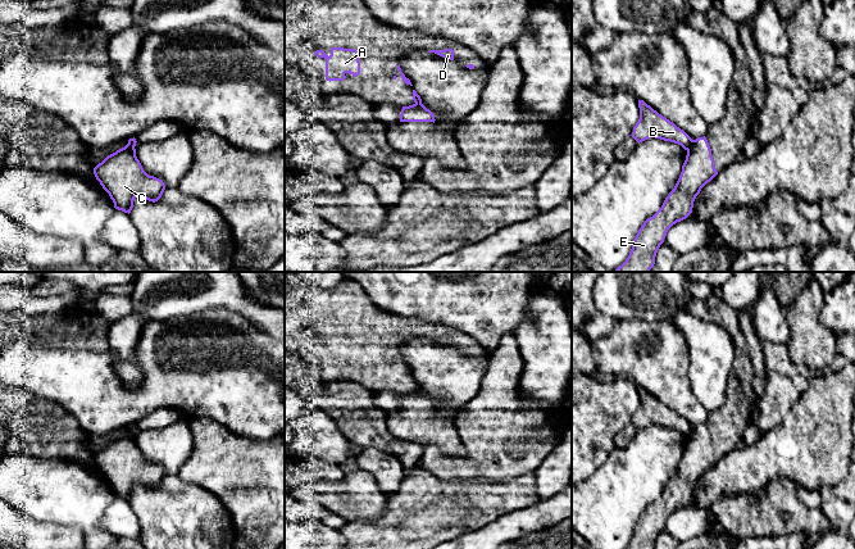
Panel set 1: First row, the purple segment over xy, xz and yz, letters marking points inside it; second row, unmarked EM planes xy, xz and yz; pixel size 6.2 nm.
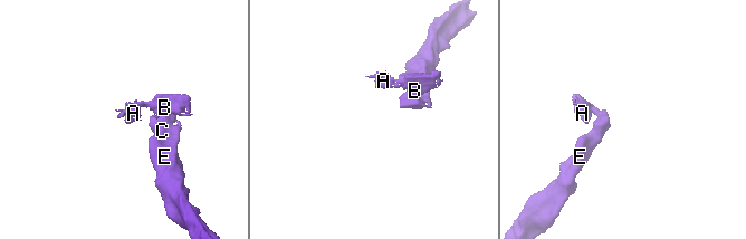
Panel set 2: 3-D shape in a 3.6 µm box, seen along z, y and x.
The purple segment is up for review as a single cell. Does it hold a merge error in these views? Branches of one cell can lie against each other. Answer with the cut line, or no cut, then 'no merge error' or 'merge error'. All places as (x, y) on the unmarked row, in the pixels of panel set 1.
yz (692, 427), (687, 438) | merge error

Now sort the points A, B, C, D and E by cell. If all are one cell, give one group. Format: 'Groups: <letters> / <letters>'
Groups: A B D / C E

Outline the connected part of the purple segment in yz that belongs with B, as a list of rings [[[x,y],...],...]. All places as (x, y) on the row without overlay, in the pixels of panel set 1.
[[[638,387],[640,407],[633,414],[632,425],[640,431],[650,425],[670,428],[688,437],[692,426],[673,409],[659,401],[643,387]]]

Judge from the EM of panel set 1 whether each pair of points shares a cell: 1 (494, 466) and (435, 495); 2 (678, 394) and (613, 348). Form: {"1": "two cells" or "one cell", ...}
{"1": "two cells", "2": "one cell"}

